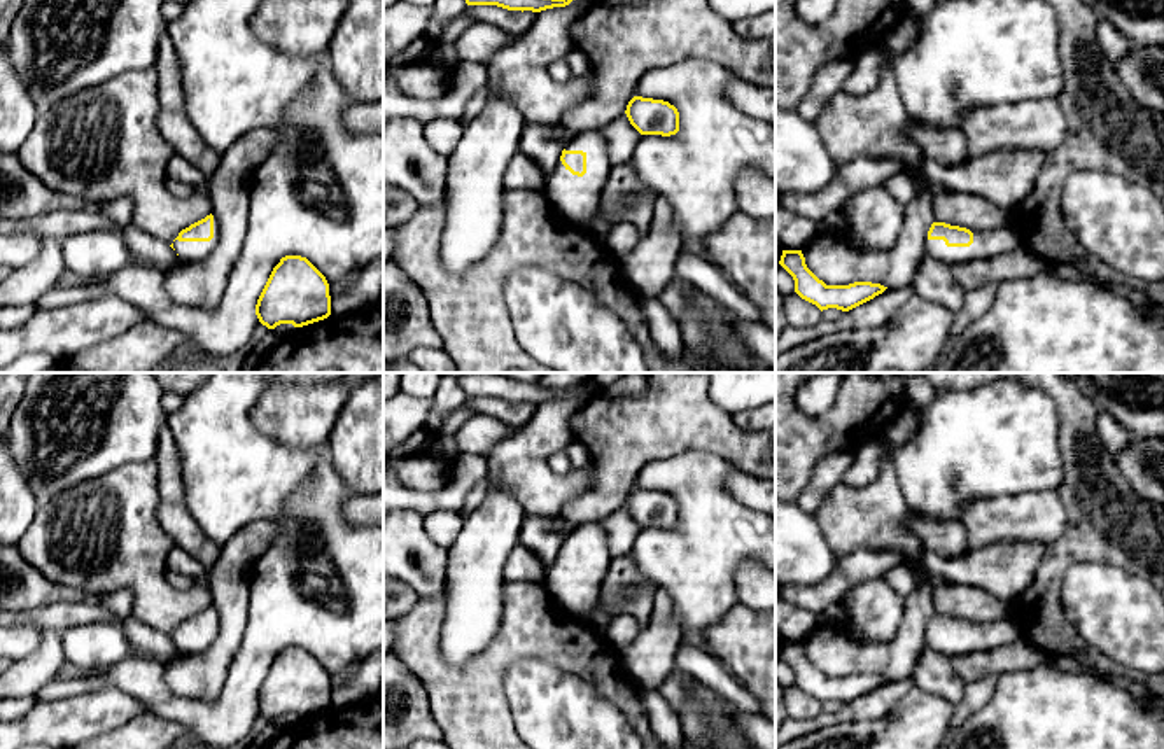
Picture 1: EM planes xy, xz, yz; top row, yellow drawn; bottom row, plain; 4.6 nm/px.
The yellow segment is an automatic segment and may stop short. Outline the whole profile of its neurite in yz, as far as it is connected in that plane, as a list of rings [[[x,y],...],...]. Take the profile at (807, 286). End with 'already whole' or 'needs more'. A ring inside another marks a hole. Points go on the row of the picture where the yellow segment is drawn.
[[[782,250],[779,264],[793,276],[795,292],[821,312],[828,308],[849,312],[887,289],[872,282],[826,285],[807,268],[802,250]]] | already whole

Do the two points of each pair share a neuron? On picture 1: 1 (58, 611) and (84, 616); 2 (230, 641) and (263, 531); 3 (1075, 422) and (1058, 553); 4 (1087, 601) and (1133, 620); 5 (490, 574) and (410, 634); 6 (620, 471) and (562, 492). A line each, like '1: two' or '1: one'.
1: one
2: one
3: one
4: one
5: two
6: two

